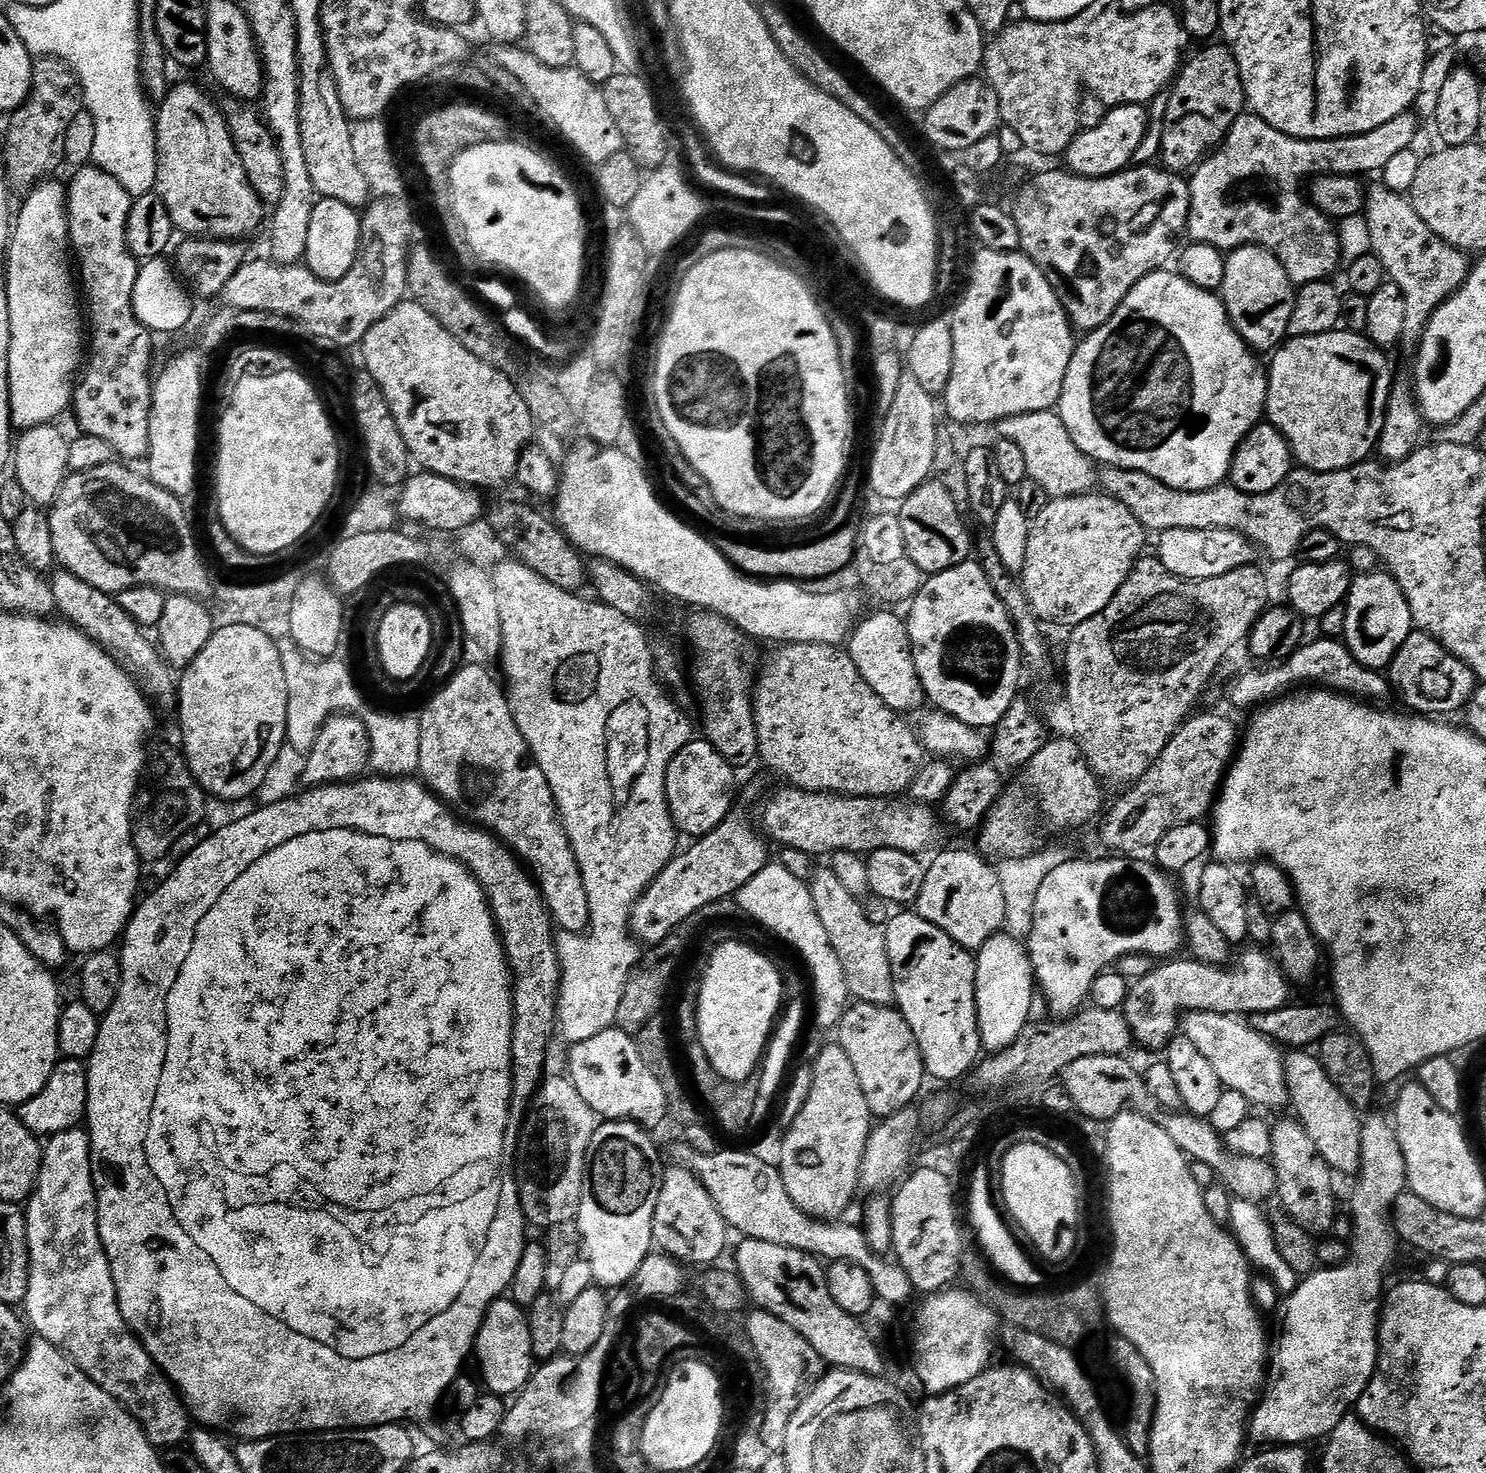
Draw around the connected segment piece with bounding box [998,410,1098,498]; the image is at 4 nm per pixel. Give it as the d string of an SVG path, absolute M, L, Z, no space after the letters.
M1059 411L1027 412L1000 421L998 425L999 439L1014 442L1021 448L1026 457L1028 479L1038 482L1046 490L1050 498L1058 496L1085 496L1098 484L1098 468L1078 446L1074 446L1074 438L1070 430L1062 422Z

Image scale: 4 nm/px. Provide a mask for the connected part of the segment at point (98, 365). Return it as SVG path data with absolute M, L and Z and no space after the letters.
M95 166L81 167L77 171L76 177L72 180L72 185L68 188L68 206L65 213L68 217L68 235L69 245L71 246L73 255L78 258L76 261L78 267L78 276L84 295L84 300L88 309L90 308L90 314L88 313L88 326L90 329L90 351L86 356L86 372L88 368L88 377L79 381L78 387L75 389L72 403L70 405L71 411L76 411L76 420L80 423L79 431L85 436L93 436L94 438L103 438L106 442L110 442L113 453L117 457L128 460L140 460L143 461L148 455L148 431L150 430L150 410L152 409L152 385L154 383L153 377L148 377L148 367L152 364L152 340L153 335L148 331L140 321L138 321L137 315L134 314L132 298L134 286L137 282L137 274L139 272L139 261L136 259L132 252L128 248L128 243L125 242L125 227L128 225L128 212L132 208L133 197L128 191L124 189L118 182L118 178L114 178L110 174L106 174L102 169Z

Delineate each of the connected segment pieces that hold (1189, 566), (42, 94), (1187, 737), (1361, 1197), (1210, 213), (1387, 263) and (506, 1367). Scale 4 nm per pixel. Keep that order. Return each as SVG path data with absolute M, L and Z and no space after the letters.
M1166 530L1159 533L1155 555L1170 574L1183 580L1218 578L1235 568L1246 568L1253 563L1253 545L1234 530Z
M45 56L37 59L32 66L32 89L23 106L7 117L8 133L4 136L4 168L3 175L8 177L9 185L13 189L28 188L39 182L43 176L48 176L59 165L63 165L63 146L66 139L66 130L74 116L82 111L82 93L80 81L77 80L69 64L57 60L55 56Z
M1216 712L1195 715L1189 715L1180 725L1144 777L1131 785L1112 809L1107 809L1100 840L1112 851L1109 853L1140 854L1143 848L1152 850L1170 830L1203 821L1213 811L1220 785L1238 751L1238 728L1236 732L1235 726Z
M1372 1116L1369 1120L1365 1119L1360 1126L1360 1171L1355 1177L1356 1185L1352 1188L1352 1210L1350 1217L1353 1224L1353 1234L1350 1239L1350 1255L1342 1264L1325 1267L1324 1272L1319 1270L1313 1271L1311 1274L1305 1275L1303 1279L1297 1283L1296 1289L1287 1297L1288 1305L1283 1305L1284 1310L1284 1333L1280 1336L1280 1349L1276 1352L1276 1360L1274 1364L1278 1370L1278 1378L1269 1383L1268 1389L1259 1399L1257 1406L1253 1409L1248 1422L1249 1439L1256 1440L1260 1446L1288 1446L1293 1443L1292 1432L1321 1432L1331 1431L1331 1428L1338 1426L1338 1422L1343 1416L1349 1415L1350 1409L1360 1399L1362 1393L1366 1390L1366 1386L1370 1382L1370 1378L1376 1369L1376 1357L1378 1355L1378 1321L1382 1311L1382 1297L1385 1295L1384 1279L1388 1276L1388 1271L1392 1268L1392 1263L1396 1260L1396 1244L1398 1245L1398 1237L1395 1227L1390 1219L1390 1213L1393 1204L1403 1192L1406 1190L1408 1183L1408 1171L1406 1170L1406 1158L1400 1149L1400 1143L1396 1141L1396 1130L1391 1123L1388 1124L1380 1116Z
M1411 111L1403 112L1398 114L1398 118L1390 118L1390 122L1378 126L1378 130L1370 130L1357 136L1329 140L1299 140L1274 130L1274 126L1267 124L1261 116L1241 114L1232 123L1228 135L1220 141L1215 151L1205 156L1191 173L1188 180L1190 212L1186 229L1187 239L1198 244L1209 244L1225 254L1234 248L1257 244L1259 248L1273 252L1278 262L1286 266L1286 274L1290 274L1293 285L1303 286L1319 280L1328 280L1331 272L1342 264L1340 233L1328 215L1319 212L1310 203L1304 189L1306 182L1325 174L1360 176L1365 174L1364 172L1383 173L1386 162L1390 162L1394 154L1402 154L1402 150L1417 143L1416 120L1412 115Z
M1383 182L1367 189L1362 213L1368 227L1368 246L1384 267L1385 277L1402 290L1406 302L1404 340L1416 342L1424 325L1443 300L1448 300L1464 284L1470 271L1470 260L1460 249L1450 246L1418 218L1411 199L1399 192L1391 192Z
M497 1298L488 1304L488 1313L476 1335L474 1360L480 1367L479 1379L493 1396L515 1397L528 1384L534 1371L532 1339L528 1325L528 1313L511 1298Z

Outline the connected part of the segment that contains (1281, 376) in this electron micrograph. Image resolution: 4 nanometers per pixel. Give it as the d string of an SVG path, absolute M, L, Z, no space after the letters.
M1333 330L1317 336L1294 336L1285 339L1271 353L1272 365L1267 365L1267 423L1272 424L1292 447L1293 461L1311 472L1333 472L1363 464L1377 451L1384 425L1388 393L1392 391L1392 368L1383 351L1367 335L1359 332Z

